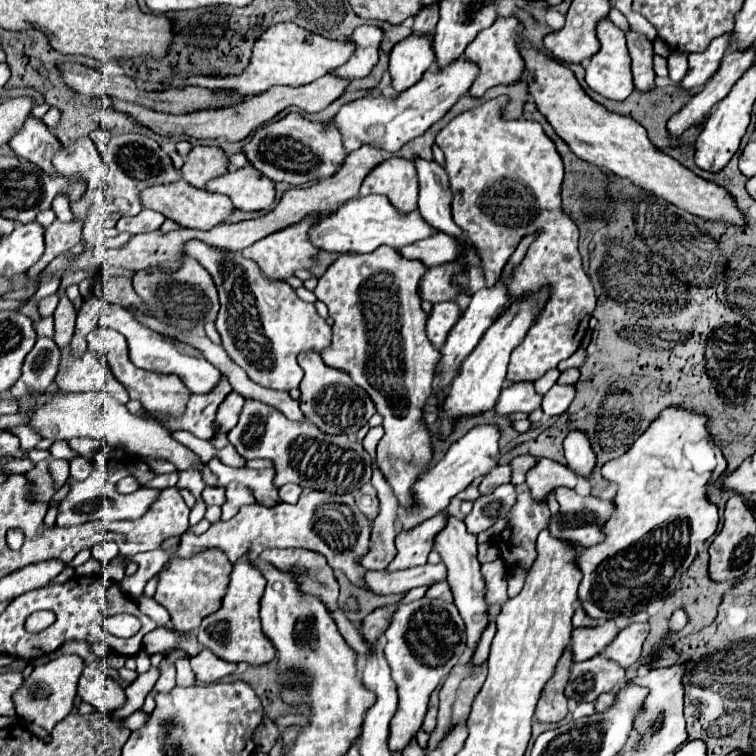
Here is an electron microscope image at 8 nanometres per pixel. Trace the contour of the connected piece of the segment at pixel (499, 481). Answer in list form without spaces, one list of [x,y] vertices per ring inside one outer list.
[[[508,464],[506,466],[496,466],[484,476],[478,490],[480,490],[480,494],[490,494],[490,492],[494,492],[494,488],[510,482],[510,478],[512,478],[512,470],[510,470]]]

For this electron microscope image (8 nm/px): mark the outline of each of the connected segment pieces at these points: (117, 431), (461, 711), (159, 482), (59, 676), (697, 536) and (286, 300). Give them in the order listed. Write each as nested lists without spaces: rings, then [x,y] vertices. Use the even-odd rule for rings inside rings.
[[[56,390],[48,396],[46,402],[38,402],[38,392],[32,392],[30,396],[22,396],[18,400],[18,412],[20,414],[30,414],[28,426],[36,430],[42,438],[46,440],[72,440],[72,438],[94,438],[94,440],[106,440],[110,448],[124,448],[132,456],[142,456],[142,460],[154,460],[154,458],[164,458],[172,462],[178,470],[190,470],[190,468],[200,468],[204,472],[204,482],[208,486],[218,486],[216,476],[212,470],[200,462],[200,458],[176,442],[172,434],[162,428],[154,420],[146,420],[140,416],[134,416],[126,410],[124,404],[116,402],[110,394],[106,392],[62,392]]]
[[[486,664],[480,668],[456,666],[450,676],[446,678],[442,690],[440,690],[440,708],[438,708],[438,726],[434,734],[430,736],[430,744],[426,748],[432,750],[438,746],[438,742],[450,732],[452,726],[460,724],[468,718],[470,706],[474,702],[474,696],[482,688],[486,678]]]
[[[174,474],[158,475],[153,480],[143,485],[143,487],[164,489],[175,485],[175,482],[177,481],[176,478],[177,477]]]
[[[70,654],[58,656],[58,658],[50,660],[48,664],[34,666],[32,674],[28,678],[24,678],[22,688],[18,688],[18,692],[14,692],[16,714],[24,720],[30,720],[30,722],[42,726],[46,732],[52,732],[54,724],[64,720],[74,706],[76,686],[78,686],[78,678],[80,678],[82,670],[84,670],[82,658],[70,656]]]
[[[678,406],[666,408],[624,456],[602,466],[604,480],[618,486],[612,500],[616,512],[612,512],[610,520],[602,526],[604,540],[582,548],[576,556],[576,566],[584,574],[578,598],[590,618],[614,620],[624,614],[630,616],[636,610],[644,610],[656,596],[668,596],[678,590],[682,572],[686,572],[696,558],[698,542],[708,540],[716,532],[718,510],[706,500],[706,486],[712,482],[712,476],[716,480],[726,470],[726,460],[712,442],[704,422],[706,416],[694,416]]]
[[[190,240],[186,244],[186,252],[188,256],[196,258],[214,278],[220,294],[216,328],[228,356],[246,370],[250,380],[264,388],[298,388],[304,372],[296,362],[296,356],[306,348],[320,352],[332,338],[332,328],[318,316],[314,304],[302,302],[286,282],[270,282],[260,276],[258,266],[252,260],[246,260],[240,252],[208,248],[198,240]],[[274,302],[278,304],[278,310],[272,310]]]

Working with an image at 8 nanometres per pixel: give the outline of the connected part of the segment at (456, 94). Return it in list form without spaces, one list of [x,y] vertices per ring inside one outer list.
[[[458,58],[446,68],[430,68],[418,84],[404,90],[396,98],[368,94],[356,102],[344,104],[338,116],[332,120],[332,124],[336,124],[340,134],[354,136],[362,144],[396,152],[412,138],[422,136],[434,122],[438,122],[458,102],[460,96],[468,94],[476,76],[478,76],[478,68],[474,68],[472,62]]]

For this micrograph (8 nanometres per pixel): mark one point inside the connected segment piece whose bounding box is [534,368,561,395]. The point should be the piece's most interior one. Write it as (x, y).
(543, 385)

